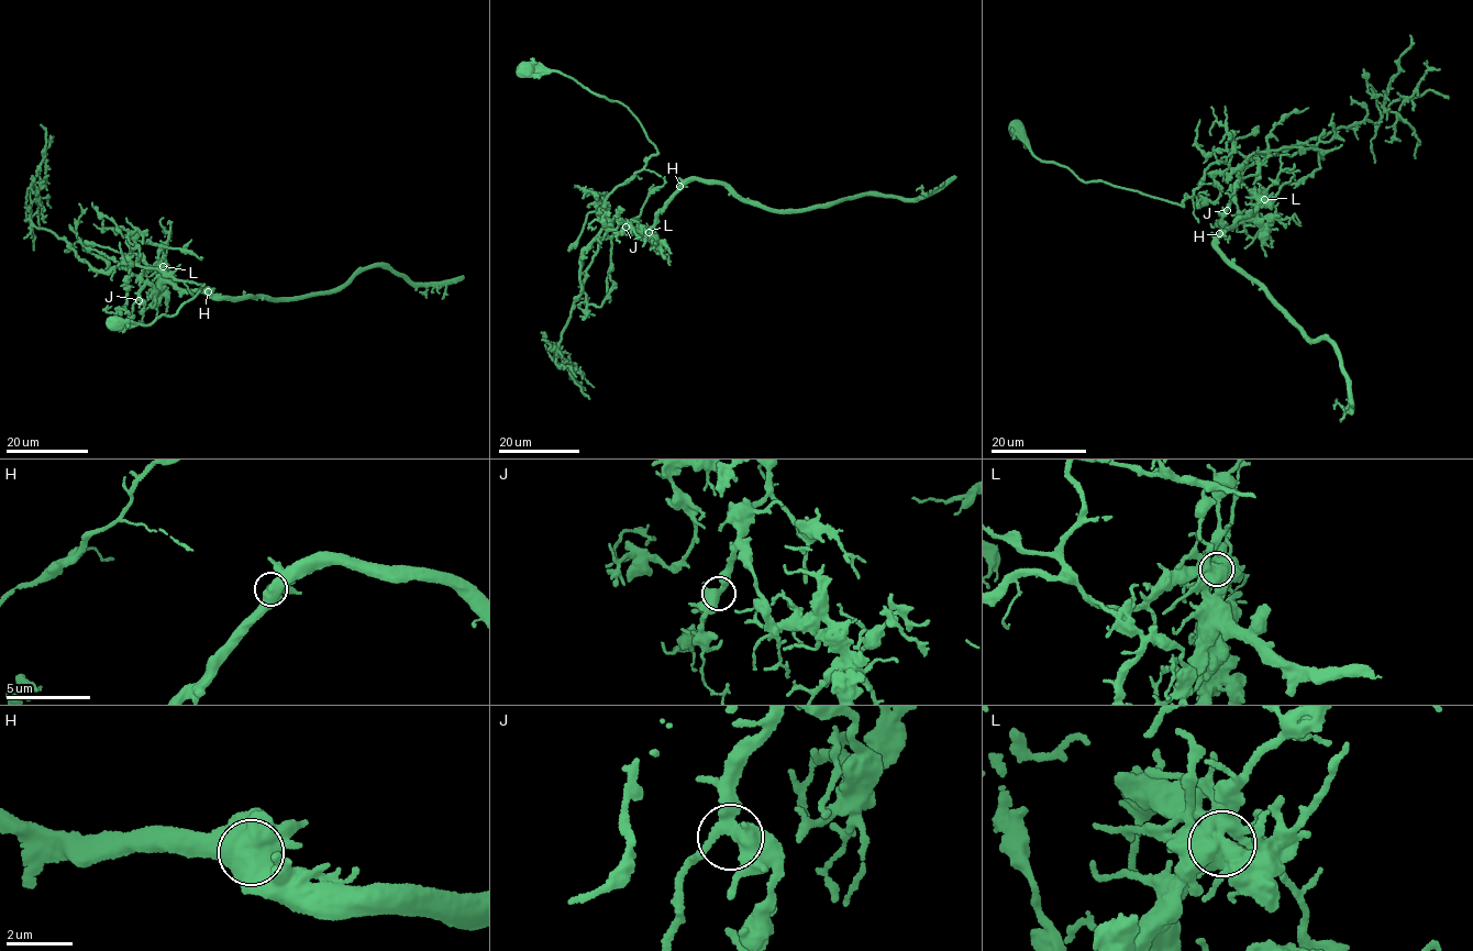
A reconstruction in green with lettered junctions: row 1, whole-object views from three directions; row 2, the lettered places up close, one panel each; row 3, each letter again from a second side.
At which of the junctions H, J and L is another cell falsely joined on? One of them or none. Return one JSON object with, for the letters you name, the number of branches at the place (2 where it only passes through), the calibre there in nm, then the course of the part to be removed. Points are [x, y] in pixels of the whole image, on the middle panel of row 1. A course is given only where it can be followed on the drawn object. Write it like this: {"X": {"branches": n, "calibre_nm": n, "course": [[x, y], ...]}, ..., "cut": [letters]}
{"L": {"branches": 4, "calibre_nm": 700, "course": [[649, 231], [655, 216], [694, 179], [723, 181], [743, 199], [782, 211], [874, 192], [926, 196], [955, 176]]}, "cut": ["L"]}

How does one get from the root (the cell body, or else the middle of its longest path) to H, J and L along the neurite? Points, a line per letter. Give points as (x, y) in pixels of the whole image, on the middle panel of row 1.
H: (527, 68), (562, 73), (619, 101), (656, 148), (606, 198), (610, 229), (654, 227), (679, 186)
J: (527, 68), (562, 73), (619, 101), (654, 145), (656, 153), (606, 200), (605, 223), (626, 227)
L: (527, 68), (571, 77), (619, 101), (640, 123), (656, 153), (617, 186), (602, 213), (621, 233), (649, 231)

